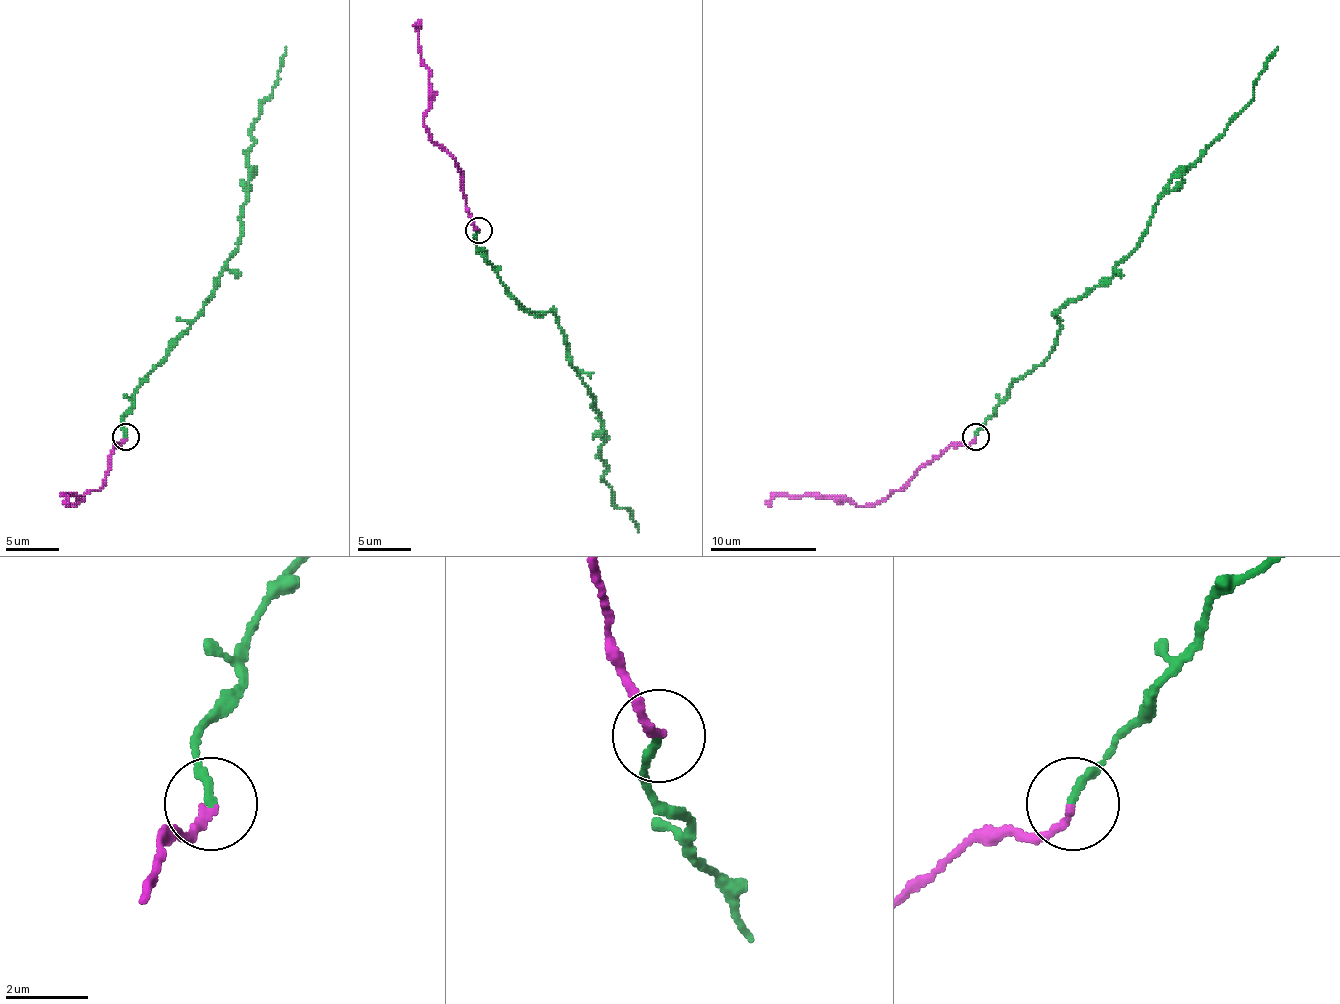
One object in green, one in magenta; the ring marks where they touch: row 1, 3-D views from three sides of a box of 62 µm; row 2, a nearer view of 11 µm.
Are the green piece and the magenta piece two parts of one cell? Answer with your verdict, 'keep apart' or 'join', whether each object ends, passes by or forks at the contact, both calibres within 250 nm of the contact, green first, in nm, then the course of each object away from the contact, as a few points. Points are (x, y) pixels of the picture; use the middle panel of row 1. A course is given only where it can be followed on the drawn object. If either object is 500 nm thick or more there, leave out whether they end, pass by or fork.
join; green ends; magenta ends; calibres 200 and 190 nm; course green (479, 229), (474, 243), (503, 285), (527, 309), (556, 317), (566, 359), (601, 418), (604, 481), (638, 532); course magenta (479, 229), (471, 221), (458, 163), (431, 139), (423, 123), (423, 113), (429, 107), (418, 28), (421, 20)

